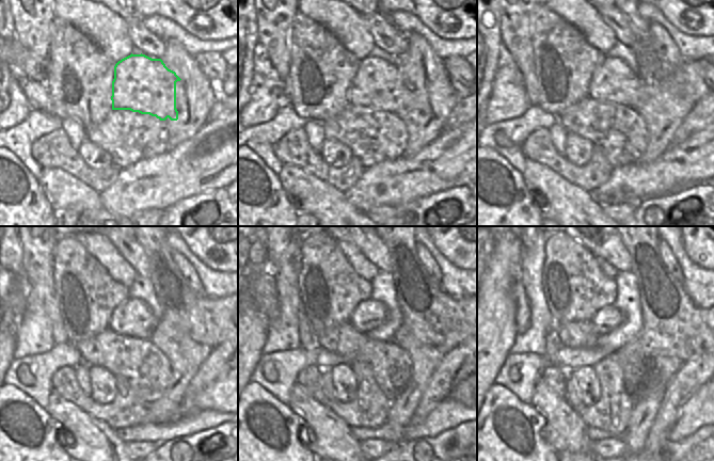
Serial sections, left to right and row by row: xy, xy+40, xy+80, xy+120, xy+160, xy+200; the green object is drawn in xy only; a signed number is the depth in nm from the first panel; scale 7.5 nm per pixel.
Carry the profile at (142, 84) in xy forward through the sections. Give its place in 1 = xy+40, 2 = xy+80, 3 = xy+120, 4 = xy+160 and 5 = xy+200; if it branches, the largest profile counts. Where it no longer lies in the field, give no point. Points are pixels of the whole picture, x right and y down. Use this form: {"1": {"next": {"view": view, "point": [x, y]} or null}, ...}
{"1": {"next": {"view": "xy+40", "point": [378, 84]}}, "2": {"next": {"view": "xy+80", "point": [613, 82]}}, "3": {"next": {"view": "xy+120", "point": [132, 318]}}, "4": {"next": {"view": "xy+160", "point": [369, 314]}}, "5": {"next": {"view": "xy+200", "point": [607, 318]}}}

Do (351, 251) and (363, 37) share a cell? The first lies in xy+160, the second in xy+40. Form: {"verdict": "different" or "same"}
{"verdict": "same"}

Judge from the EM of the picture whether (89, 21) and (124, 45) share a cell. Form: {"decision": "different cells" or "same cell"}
{"decision": "same cell"}

